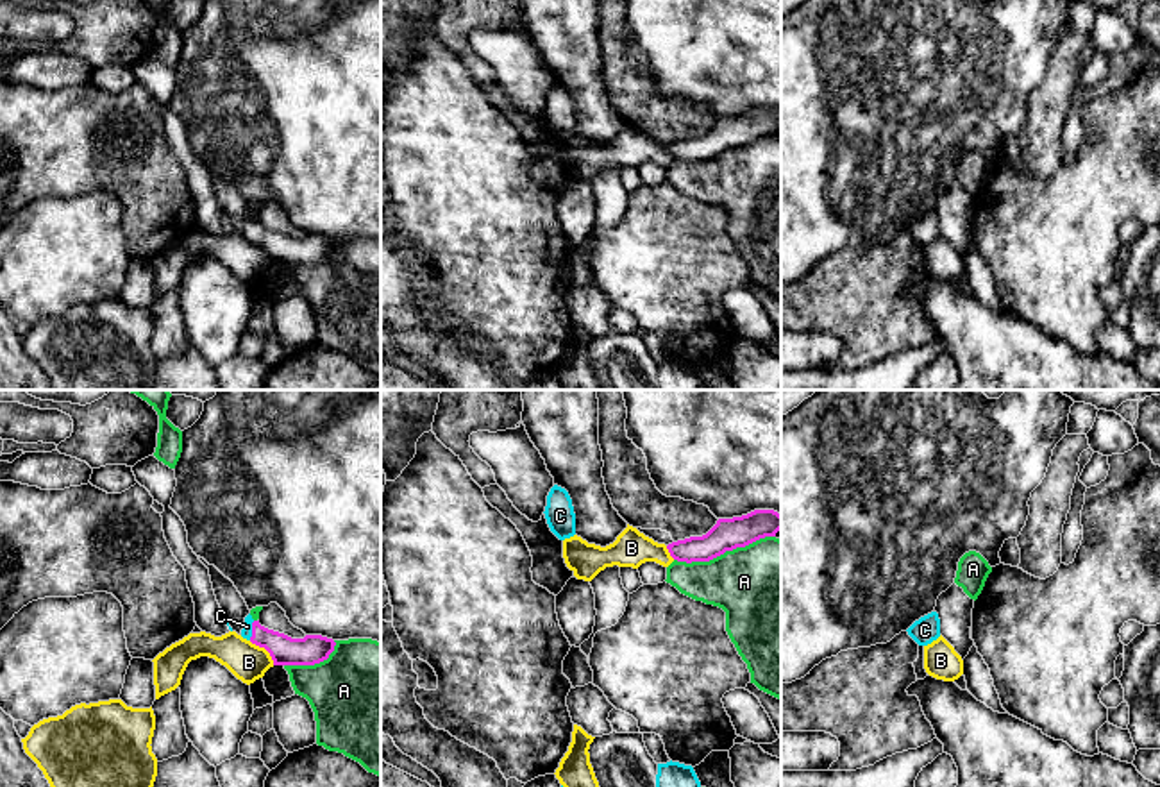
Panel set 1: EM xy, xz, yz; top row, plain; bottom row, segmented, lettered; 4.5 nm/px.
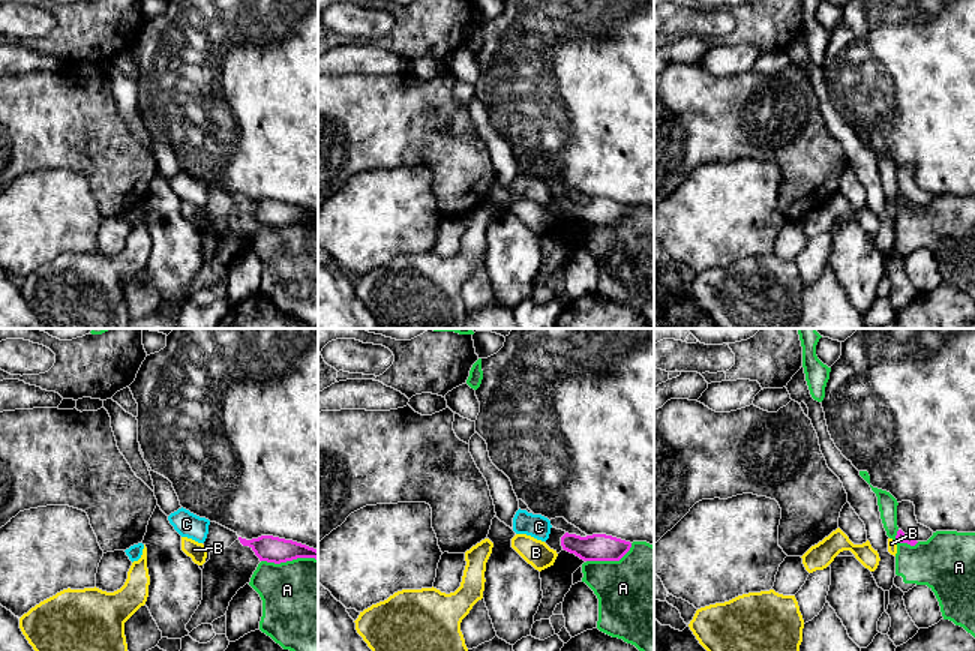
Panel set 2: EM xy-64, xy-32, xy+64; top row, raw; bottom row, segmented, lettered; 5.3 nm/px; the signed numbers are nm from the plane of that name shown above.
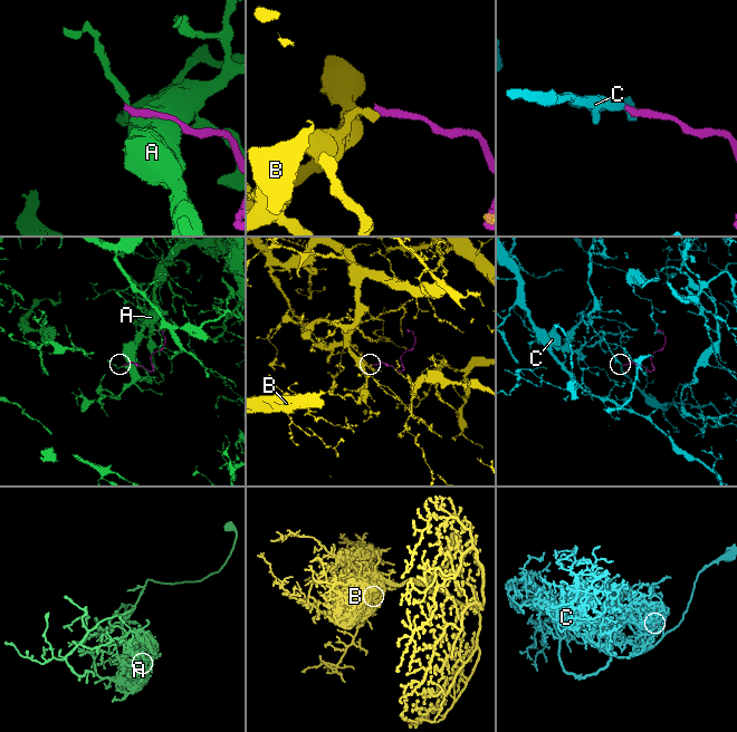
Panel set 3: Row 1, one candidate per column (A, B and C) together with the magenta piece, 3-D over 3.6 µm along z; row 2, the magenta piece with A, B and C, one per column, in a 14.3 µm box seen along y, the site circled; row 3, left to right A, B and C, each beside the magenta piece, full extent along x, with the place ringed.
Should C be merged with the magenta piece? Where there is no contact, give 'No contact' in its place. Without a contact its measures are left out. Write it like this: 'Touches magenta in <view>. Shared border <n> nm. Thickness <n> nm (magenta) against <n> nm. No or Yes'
Touches magenta in xy. Shared border 90 nm. Thickness 130 nm (magenta) against 50 nm. Yes

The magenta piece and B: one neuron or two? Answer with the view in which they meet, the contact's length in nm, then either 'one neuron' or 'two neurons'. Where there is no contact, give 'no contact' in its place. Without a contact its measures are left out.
xy | 160 nm | two neurons

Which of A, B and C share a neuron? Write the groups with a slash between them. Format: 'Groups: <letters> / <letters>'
Groups: A / B / C

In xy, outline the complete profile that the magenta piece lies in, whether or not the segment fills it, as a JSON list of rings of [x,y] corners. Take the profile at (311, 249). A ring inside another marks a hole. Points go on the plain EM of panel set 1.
[[[248,213],[243,222],[241,236],[265,247],[273,265],[315,265],[329,258],[336,241],[322,234],[306,234],[291,238],[284,233],[268,229]]]

